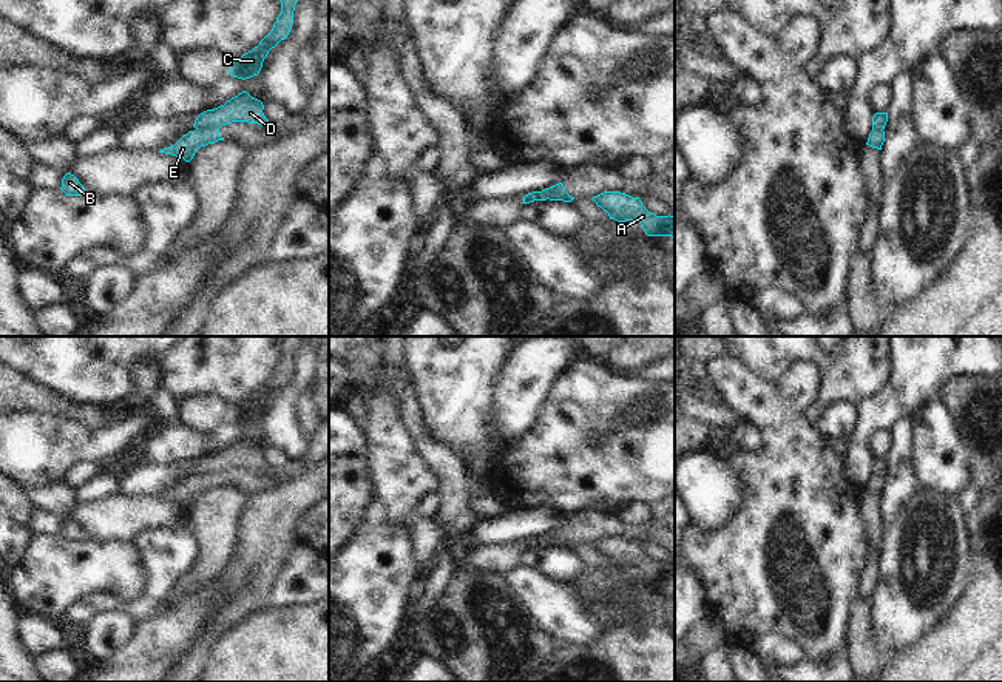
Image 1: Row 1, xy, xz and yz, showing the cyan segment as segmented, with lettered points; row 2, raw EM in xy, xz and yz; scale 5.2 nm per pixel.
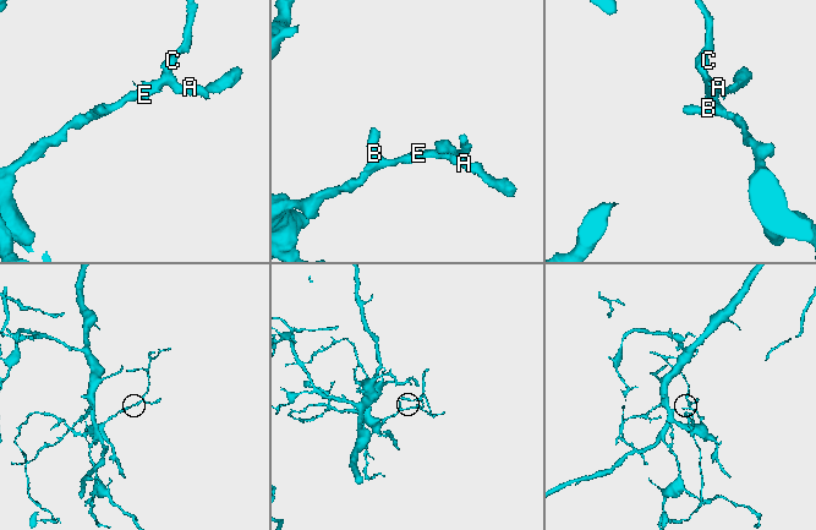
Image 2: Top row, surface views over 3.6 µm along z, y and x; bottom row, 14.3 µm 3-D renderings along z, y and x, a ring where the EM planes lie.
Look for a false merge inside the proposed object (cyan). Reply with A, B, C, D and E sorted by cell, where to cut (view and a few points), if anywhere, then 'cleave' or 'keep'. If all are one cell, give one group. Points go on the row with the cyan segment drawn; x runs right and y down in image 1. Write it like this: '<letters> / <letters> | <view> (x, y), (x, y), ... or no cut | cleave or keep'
A C D / B E | xy (218, 127), (199, 127), (196, 130) | cleave

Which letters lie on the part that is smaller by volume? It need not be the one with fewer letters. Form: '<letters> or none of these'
A, C, D

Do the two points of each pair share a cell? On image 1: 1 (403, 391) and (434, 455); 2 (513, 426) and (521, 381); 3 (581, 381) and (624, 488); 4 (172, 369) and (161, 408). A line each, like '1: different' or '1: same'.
1: same
2: same
3: same
4: different

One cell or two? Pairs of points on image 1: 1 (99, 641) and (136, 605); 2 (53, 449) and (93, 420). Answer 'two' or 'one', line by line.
1: two
2: two

